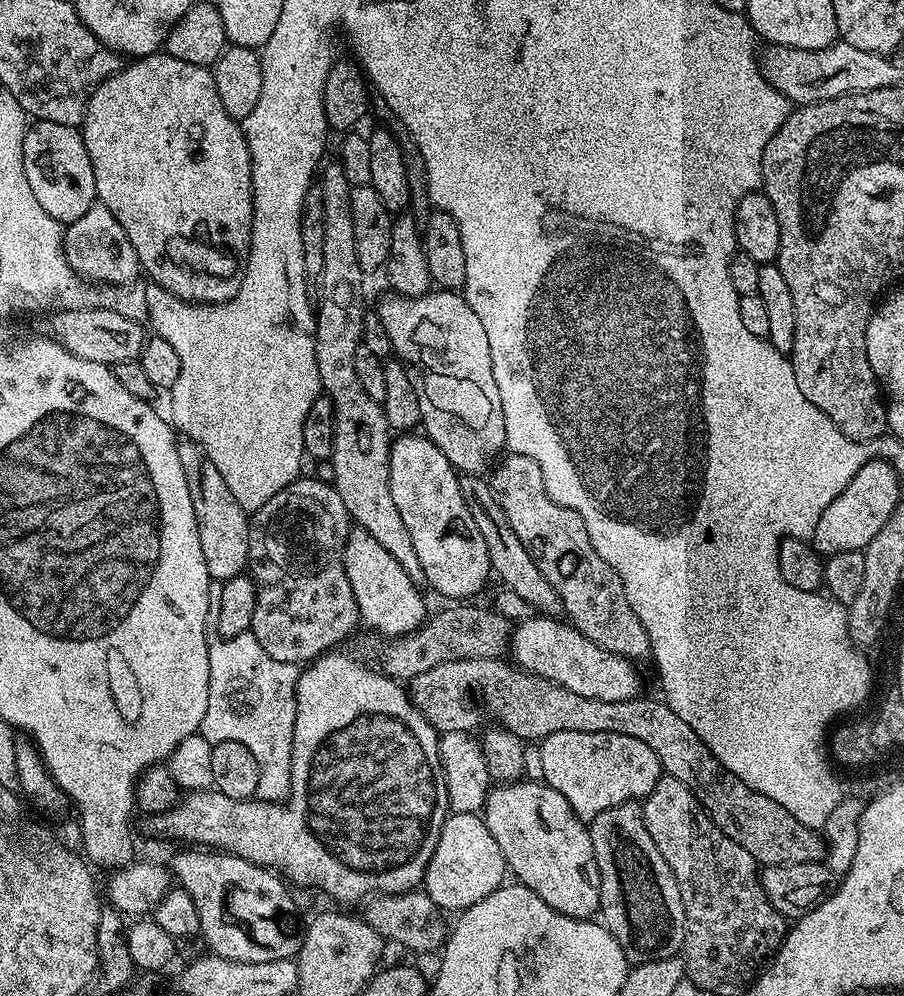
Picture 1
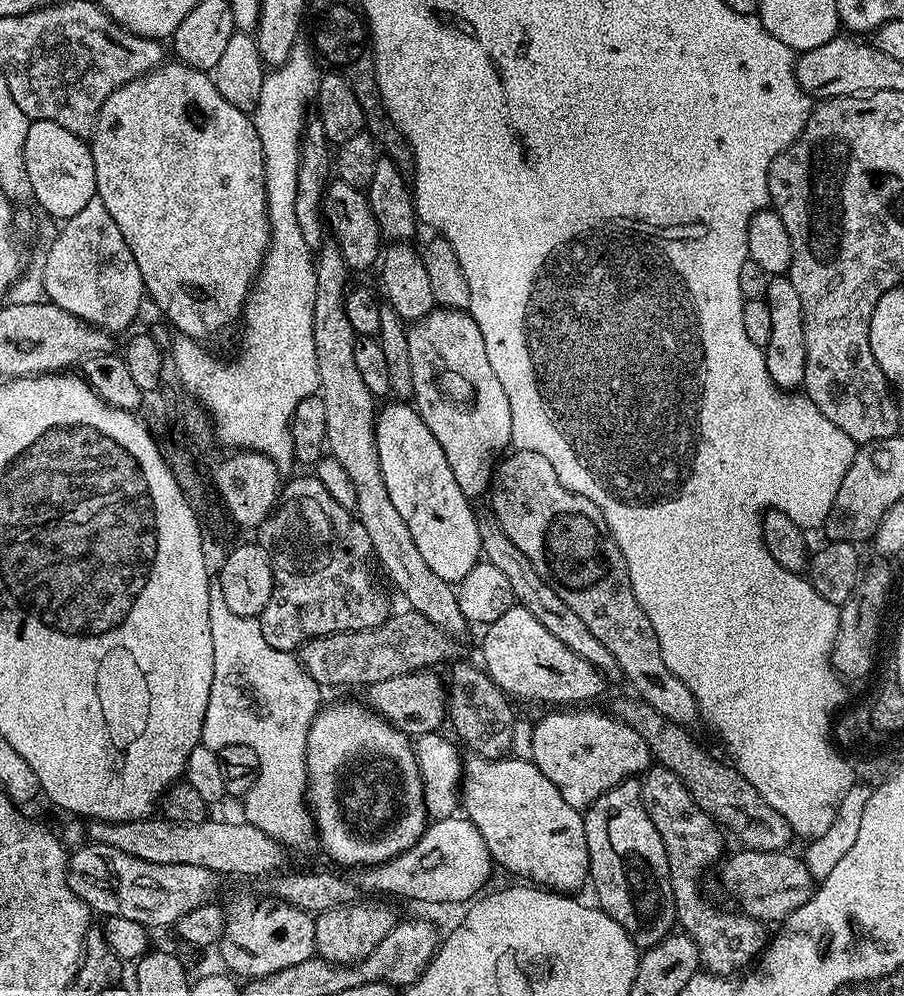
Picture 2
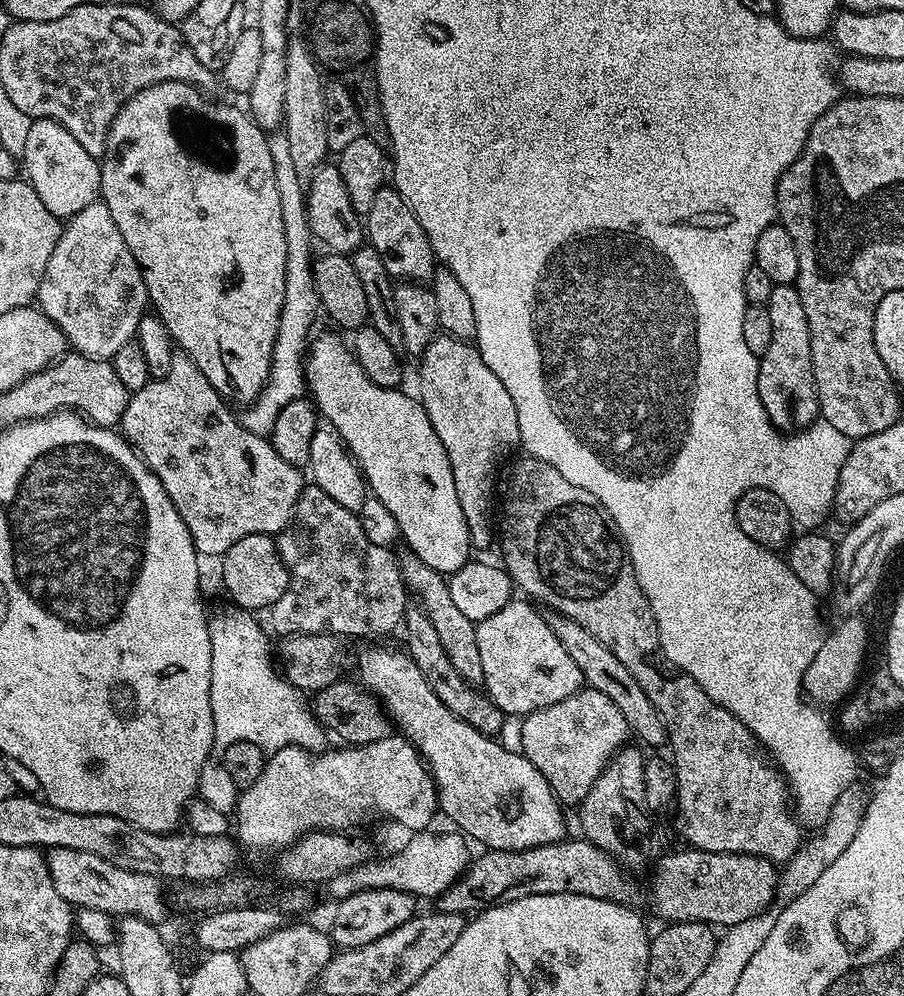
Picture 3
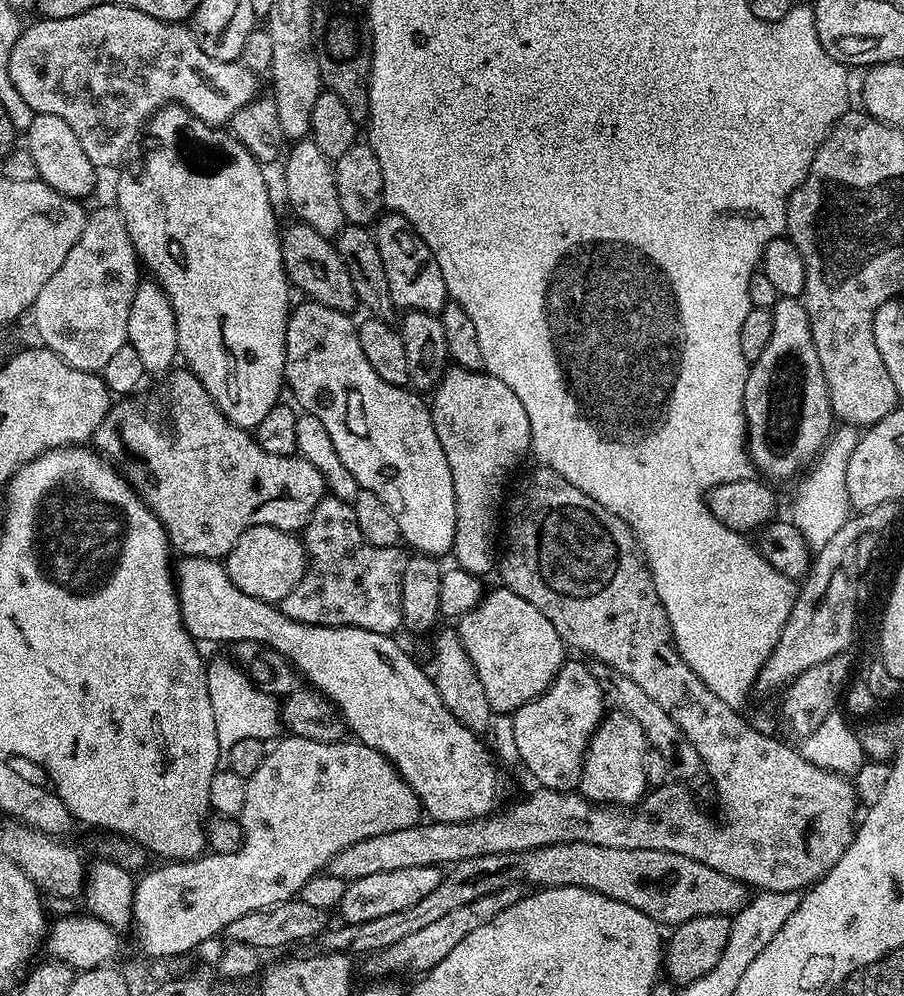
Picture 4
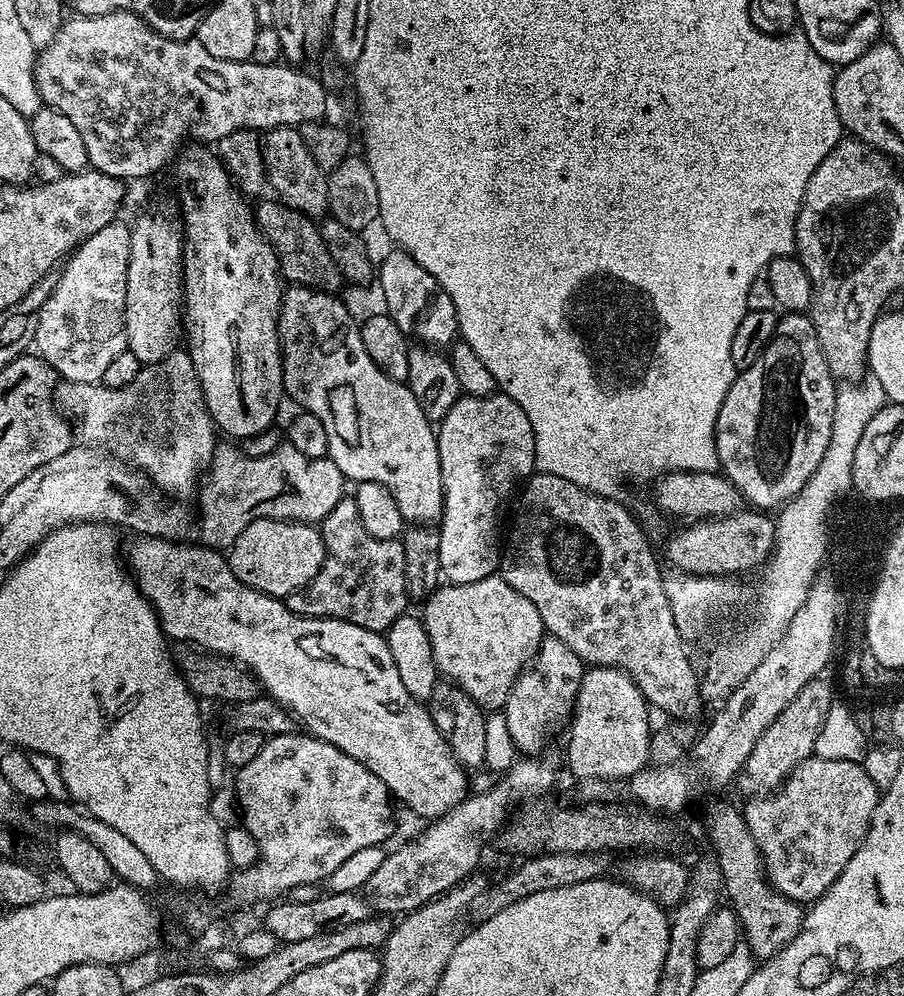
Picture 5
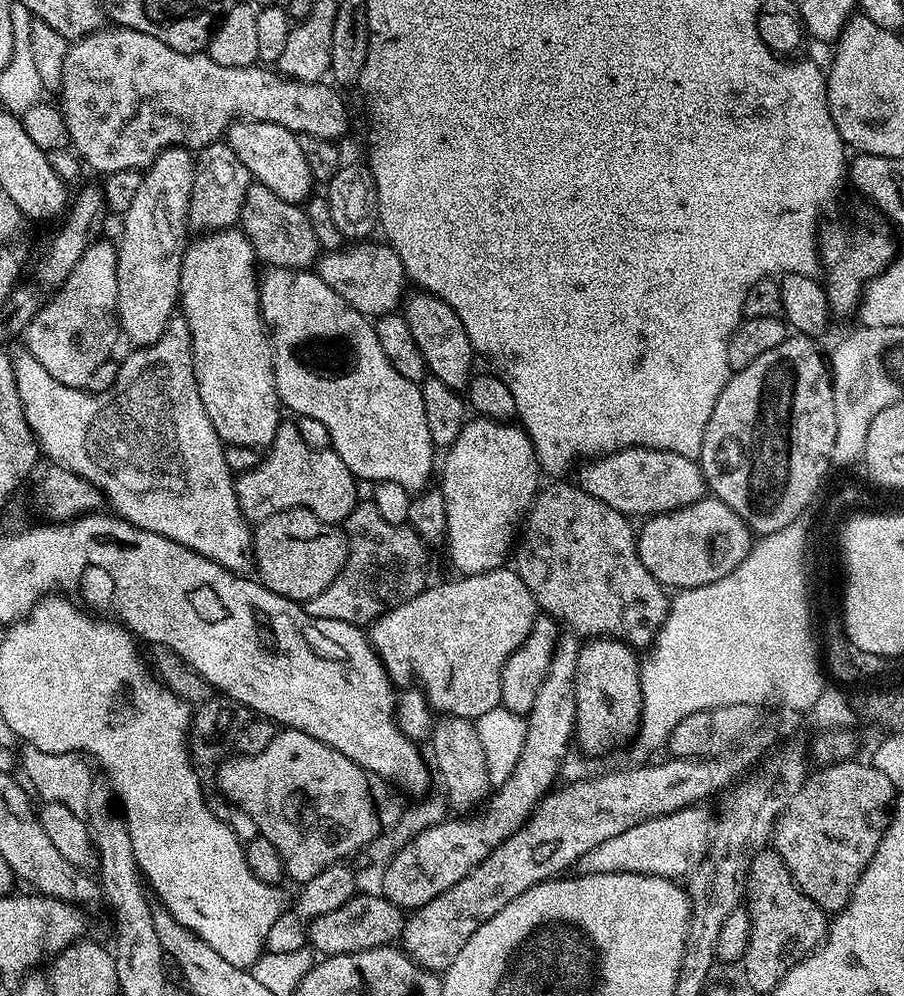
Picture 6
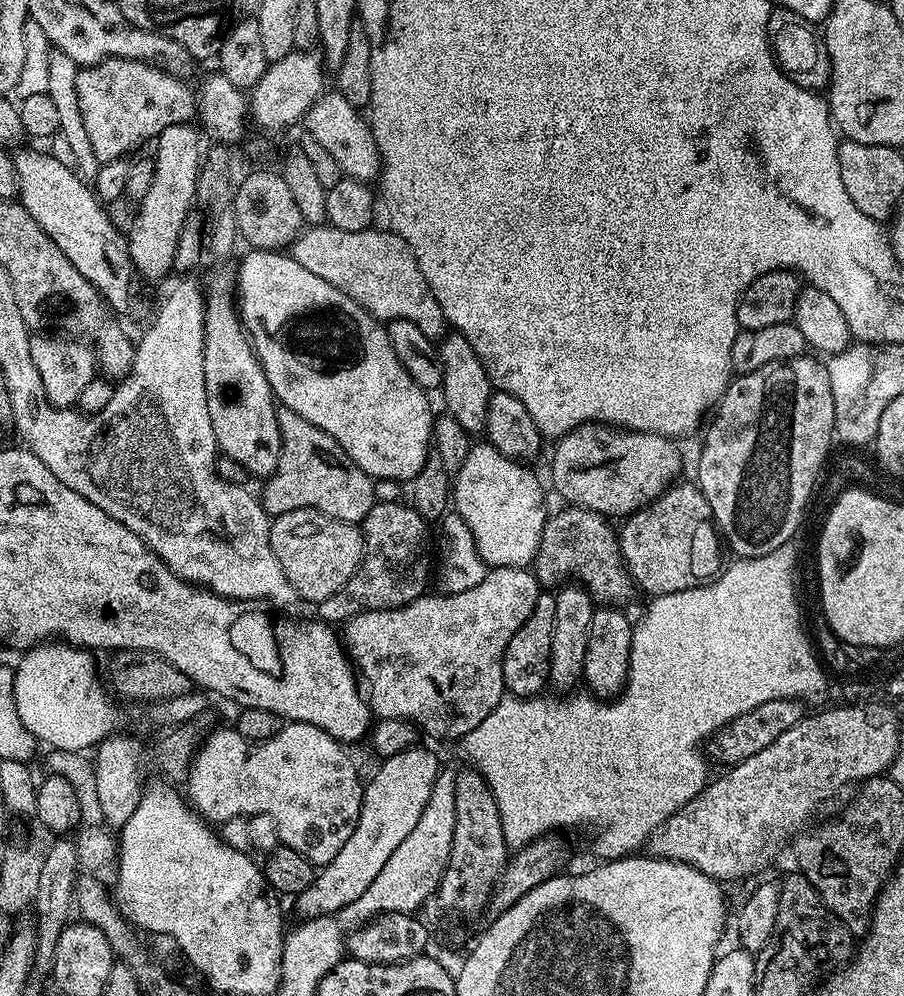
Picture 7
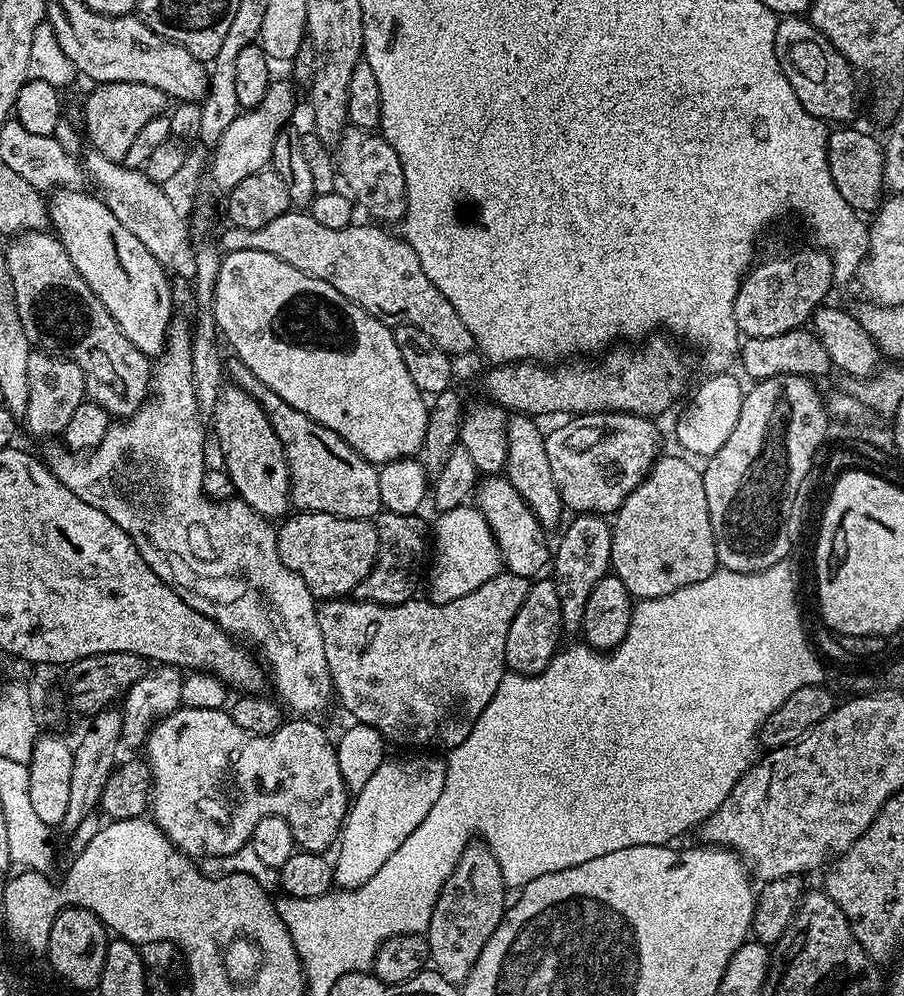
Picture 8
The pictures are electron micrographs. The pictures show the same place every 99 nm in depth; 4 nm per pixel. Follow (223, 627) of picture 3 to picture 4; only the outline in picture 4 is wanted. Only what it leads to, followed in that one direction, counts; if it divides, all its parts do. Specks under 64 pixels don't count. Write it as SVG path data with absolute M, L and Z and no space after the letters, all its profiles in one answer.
M216 660L207 665L207 692L214 712L219 754L227 757L235 742L258 738L268 742L281 729L279 701L258 688L233 661Z

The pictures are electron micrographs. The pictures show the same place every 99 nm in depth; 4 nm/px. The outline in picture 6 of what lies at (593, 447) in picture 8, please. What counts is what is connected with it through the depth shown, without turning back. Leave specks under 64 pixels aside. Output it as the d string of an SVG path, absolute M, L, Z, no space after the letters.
M622 448L619 452L609 452L593 459L584 466L578 487L629 518L660 516L664 512L690 506L706 496L699 463L693 457L682 454L663 452L657 448Z

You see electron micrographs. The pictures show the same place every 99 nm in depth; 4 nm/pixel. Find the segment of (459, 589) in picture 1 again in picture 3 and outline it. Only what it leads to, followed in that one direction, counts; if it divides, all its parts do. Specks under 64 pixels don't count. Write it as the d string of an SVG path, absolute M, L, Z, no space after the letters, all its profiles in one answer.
M335 331L324 332L313 335L311 337L308 351L304 358L304 383L307 391L310 393L310 399L316 405L317 413L321 417L324 416L329 420L327 422L334 429L335 433L341 438L345 447L351 452L351 456L356 461L360 468L361 474L367 487L370 489L371 495L377 496L380 499L380 504L396 519L396 524L400 527L400 532L404 535L407 551L418 554L418 558L422 558L422 562L426 562L426 566L430 566L434 570L438 570L441 574L451 574L463 564L470 560L470 554L473 551L472 543L470 542L470 530L466 526L466 518L462 514L462 506L458 502L458 490L454 490L454 470L450 470L450 458L446 458L446 446L442 446L442 442L438 442L438 434L434 434L434 426L430 426L430 418L426 414L424 405L420 403L415 395L407 396L404 390L400 388L383 388L382 386L374 386L374 382L370 382L370 378L366 378L366 374L362 370L362 366L356 360L356 355L353 354L351 347L337 334Z

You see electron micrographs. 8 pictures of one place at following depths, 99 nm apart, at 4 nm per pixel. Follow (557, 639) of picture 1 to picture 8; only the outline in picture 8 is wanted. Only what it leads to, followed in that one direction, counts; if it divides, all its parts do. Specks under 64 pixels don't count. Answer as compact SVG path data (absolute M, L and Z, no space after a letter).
M502 570L466 598L445 604L433 604L427 598L413 598L405 604L370 604L355 598L323 601L316 613L338 704L340 700L356 724L378 730L391 743L413 744L416 750L451 750L466 742L474 722L490 706L490 698L506 675L506 634L518 606L526 602L529 583L529 577Z

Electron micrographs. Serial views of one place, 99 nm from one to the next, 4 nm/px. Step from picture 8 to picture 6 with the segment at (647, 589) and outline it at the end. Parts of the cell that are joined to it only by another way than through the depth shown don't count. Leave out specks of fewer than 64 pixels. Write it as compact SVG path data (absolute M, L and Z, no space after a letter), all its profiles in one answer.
M705 498L685 508L664 512L643 521L639 525L636 545L642 558L642 566L654 574L654 578L668 590L683 590L706 586L726 578L754 543L752 529L715 498Z

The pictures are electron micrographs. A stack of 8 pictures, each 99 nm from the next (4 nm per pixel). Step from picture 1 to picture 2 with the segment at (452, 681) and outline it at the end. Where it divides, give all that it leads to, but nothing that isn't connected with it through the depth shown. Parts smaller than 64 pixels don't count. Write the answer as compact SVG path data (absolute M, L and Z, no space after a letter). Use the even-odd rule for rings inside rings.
M421 670L398 678L386 678L386 682L374 682L363 689L363 699L373 712L410 738L427 732L440 732L440 723L446 720L446 688L436 674L432 670ZM631 698L632 700L620 700L614 709L614 715L617 720L625 720L627 724L634 730L638 730L638 734L642 734L642 738L646 742L646 746L651 750L655 763L662 768L668 768L674 774L678 774L678 778L686 786L686 790L694 798L696 805L720 825L721 829L733 832L744 848L753 848L754 850L762 850L763 852L782 852L789 847L788 843L794 840L792 827L786 822L786 818L782 818L782 814L778 814L778 810L774 810L774 806L770 806L770 802L766 802L766 798L762 798L762 794L750 782L746 782L746 778L741 772L736 771L735 767L722 764L715 760L712 756L707 756L698 745L692 741L692 736L687 727L681 726L673 722L670 718L666 718L662 714L658 714L658 710L654 710L654 706L650 706L639 698Z

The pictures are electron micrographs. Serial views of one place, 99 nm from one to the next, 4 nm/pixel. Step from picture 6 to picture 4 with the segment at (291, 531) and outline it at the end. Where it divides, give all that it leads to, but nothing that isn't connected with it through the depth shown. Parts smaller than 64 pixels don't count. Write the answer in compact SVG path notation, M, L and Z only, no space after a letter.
M254 526L246 530L234 542L234 550L226 558L228 577L250 598L269 602L279 602L286 598L298 586L308 567L308 557L304 550L304 541L299 535L278 530L274 526Z

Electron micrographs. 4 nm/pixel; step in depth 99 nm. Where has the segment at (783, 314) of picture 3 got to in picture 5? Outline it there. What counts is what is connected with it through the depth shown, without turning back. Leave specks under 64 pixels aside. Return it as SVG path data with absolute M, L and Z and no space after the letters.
M789 312L781 315L776 322L776 333L772 335L772 341L768 343L766 350L762 350L758 362L754 362L754 366L743 369L737 375L736 381L730 386L730 390L722 402L722 410L718 414L718 422L716 423L716 453L720 459L720 468L723 475L728 477L728 480L740 491L741 497L747 503L748 500L752 503L749 505L753 509L779 509L787 504L789 500L793 500L806 486L806 482L810 482L814 470L818 470L818 462L822 462L822 454L826 454L826 445L830 443L830 426L834 426L834 406L837 389L838 381L833 376L830 366L826 366L826 358L822 354L822 346L818 342L818 334L812 325L811 315L802 312Z

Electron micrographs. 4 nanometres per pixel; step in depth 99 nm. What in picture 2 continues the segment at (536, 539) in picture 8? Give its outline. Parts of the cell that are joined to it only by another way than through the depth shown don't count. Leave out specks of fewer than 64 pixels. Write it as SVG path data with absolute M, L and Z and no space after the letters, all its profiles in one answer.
M434 310L407 329L414 407L438 438L462 494L477 498L492 487L492 473L512 442L510 398L490 370L482 330L467 311Z

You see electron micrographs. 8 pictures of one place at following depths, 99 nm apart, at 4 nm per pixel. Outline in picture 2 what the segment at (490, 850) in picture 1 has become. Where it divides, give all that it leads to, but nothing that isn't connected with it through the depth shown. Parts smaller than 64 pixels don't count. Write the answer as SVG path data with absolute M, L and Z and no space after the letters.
M454 815L433 821L425 828L422 838L402 855L398 855L386 863L359 867L355 871L357 874L354 875L354 882L363 893L364 891L380 894L392 893L426 904L456 904L458 902L466 904L484 890L482 888L487 882L492 868L494 869L494 862L478 828L467 817Z

